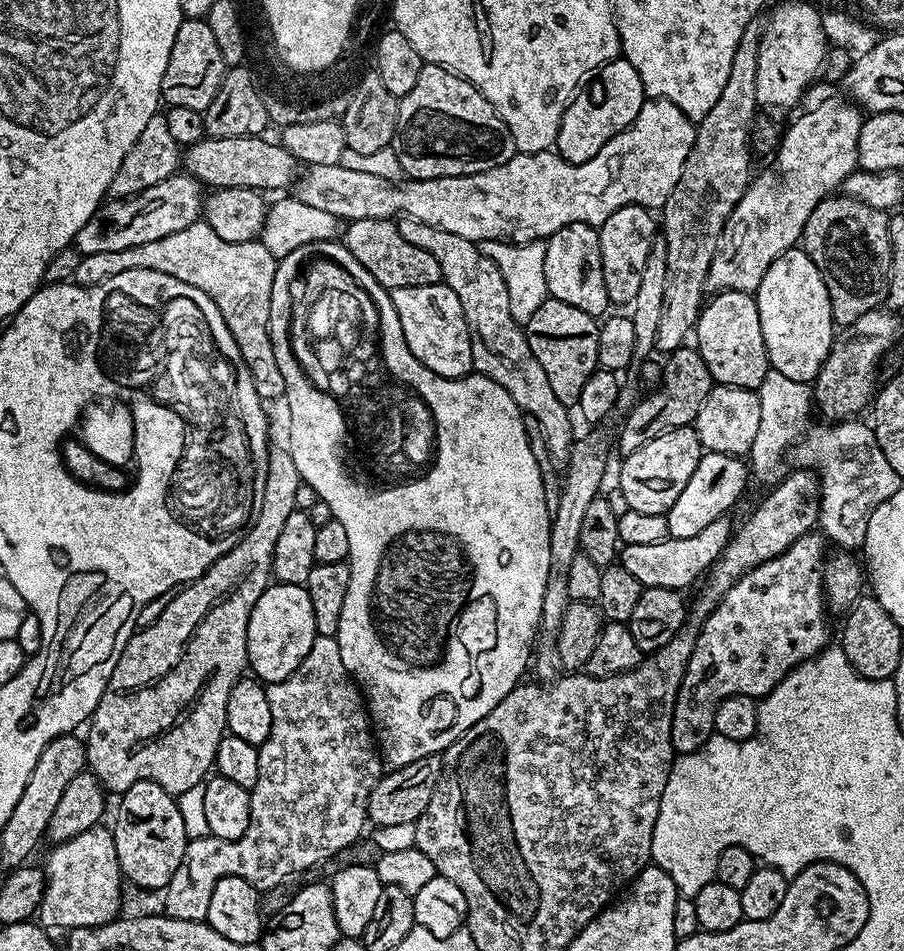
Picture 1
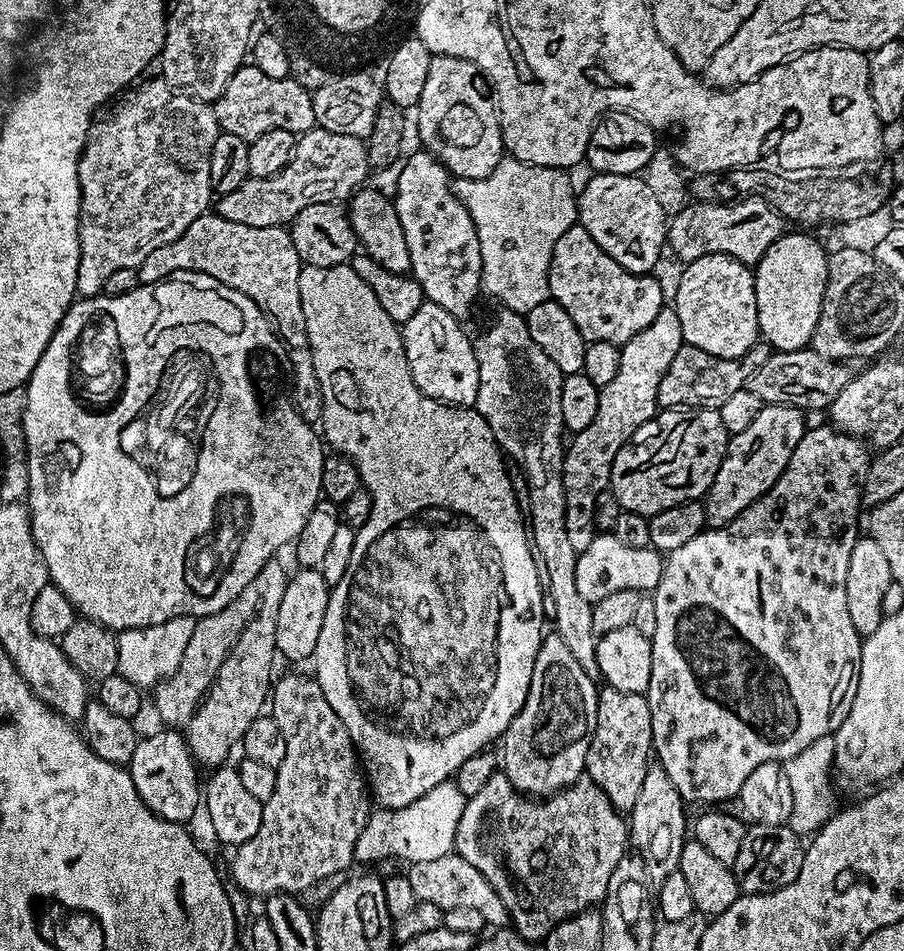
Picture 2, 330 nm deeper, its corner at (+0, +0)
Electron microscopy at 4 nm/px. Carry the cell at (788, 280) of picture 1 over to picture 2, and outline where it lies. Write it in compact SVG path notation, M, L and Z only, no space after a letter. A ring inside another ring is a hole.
M792 231L778 237L770 246L770 250L766 250L766 254L760 259L760 263L755 265L754 268L760 335L778 352L798 350L811 345L812 335L818 326L820 307L822 306L822 298L826 290L826 278L828 277L829 253L827 251L824 252L823 246L814 237L807 236L804 233L807 231Z

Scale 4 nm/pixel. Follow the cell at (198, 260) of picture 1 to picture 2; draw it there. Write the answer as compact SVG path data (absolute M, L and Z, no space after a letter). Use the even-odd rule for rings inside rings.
M205 214L190 222L176 240L158 246L158 250L154 250L136 269L136 279L140 284L156 284L177 274L201 272L246 294L284 341L284 347L288 349L290 376L296 379L296 388L300 391L294 396L296 409L307 424L316 426L324 419L324 403L320 380L314 374L306 318L302 314L301 267L300 255L298 250L294 250L292 233L287 227L242 226L242 222L230 222L215 214Z

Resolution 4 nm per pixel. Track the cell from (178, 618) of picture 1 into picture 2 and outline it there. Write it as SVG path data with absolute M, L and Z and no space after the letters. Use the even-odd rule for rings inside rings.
M238 594L238 598L230 602L230 606L222 606L222 610L209 615L210 618L214 618L214 628L202 628L202 622L206 622L206 616L196 620L194 634L190 634L190 642L186 642L186 654L182 654L182 662L178 670L168 679L160 681L154 689L156 712L168 723L165 725L169 729L180 733L182 726L190 720L190 712L196 698L200 696L204 686L210 682L210 676L216 672L228 646L234 642L234 636L238 634L244 620L250 616L256 602L258 598L242 598L242 594Z

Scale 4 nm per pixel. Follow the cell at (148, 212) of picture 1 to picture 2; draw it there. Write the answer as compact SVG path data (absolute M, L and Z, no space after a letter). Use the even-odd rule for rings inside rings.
M319 126L308 132L299 133L296 149L288 165L278 174L270 178L249 178L238 186L238 190L230 190L230 194L219 197L214 204L215 215L226 218L230 222L242 222L242 226L266 226L279 228L291 225L292 220L306 210L306 206L314 206L318 202L334 204L347 201L369 179L367 143L350 134L334 134L334 130L326 130Z

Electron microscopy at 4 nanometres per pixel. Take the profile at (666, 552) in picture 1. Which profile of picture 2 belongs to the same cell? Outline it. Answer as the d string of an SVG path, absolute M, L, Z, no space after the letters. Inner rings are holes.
M597 534L594 542L586 546L586 550L578 553L574 578L578 585L578 594L586 598L588 604L596 604L598 598L606 598L606 594L614 594L614 590L634 590L641 594L656 591L662 578L665 557L655 548L637 550L635 546L625 546L611 534Z

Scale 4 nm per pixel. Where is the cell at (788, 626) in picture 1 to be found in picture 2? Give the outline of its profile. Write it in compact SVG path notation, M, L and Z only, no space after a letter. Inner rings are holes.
M835 426L809 428L802 442L794 446L790 462L784 473L770 486L770 490L759 496L738 518L734 518L721 528L708 528L699 532L690 542L685 542L678 550L667 553L662 578L656 591L651 593L657 621L652 641L652 665L650 666L650 686L647 690L650 706L650 726L652 727L652 751L658 767L670 774L674 790L685 802L697 800L700 806L716 806L719 800L735 801L742 790L742 782L750 778L758 766L766 762L779 764L800 756L806 746L818 742L818 738L832 736L838 726L850 714L850 706L858 694L860 677L860 649L862 638L854 630L850 619L850 609L846 606L846 569L850 566L850 553L854 542L861 535L860 512L864 483L870 463L870 448L856 436L847 436Z

